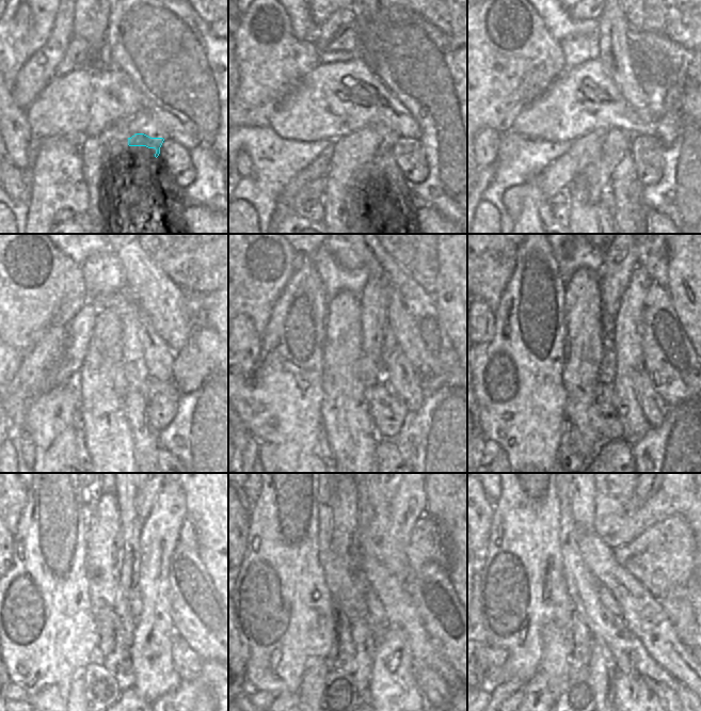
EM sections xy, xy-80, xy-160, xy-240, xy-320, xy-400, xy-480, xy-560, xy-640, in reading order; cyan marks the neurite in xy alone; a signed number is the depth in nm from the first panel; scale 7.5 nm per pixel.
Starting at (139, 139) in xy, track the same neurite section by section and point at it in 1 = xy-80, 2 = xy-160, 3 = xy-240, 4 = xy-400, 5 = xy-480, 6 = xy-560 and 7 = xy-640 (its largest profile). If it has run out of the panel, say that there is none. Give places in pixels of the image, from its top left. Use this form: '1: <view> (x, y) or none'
1: xy-80 (379, 143)
2: xy-160 (616, 187)
3: xy-240 (146, 443)
4: xy-400 (621, 257)
5: xy-480 (145, 495)
6: xy-560 (388, 494)
7: none

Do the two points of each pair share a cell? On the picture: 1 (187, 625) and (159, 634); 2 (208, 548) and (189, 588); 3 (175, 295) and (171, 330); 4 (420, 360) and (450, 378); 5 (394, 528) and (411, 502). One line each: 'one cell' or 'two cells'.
1: two cells
2: two cells
3: one cell
4: two cells
5: one cell

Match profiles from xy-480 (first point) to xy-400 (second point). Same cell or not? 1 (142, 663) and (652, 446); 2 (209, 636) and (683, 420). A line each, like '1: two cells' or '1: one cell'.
1: two cells
2: two cells

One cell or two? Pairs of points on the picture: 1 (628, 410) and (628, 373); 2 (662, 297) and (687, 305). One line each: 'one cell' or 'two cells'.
1: one cell
2: two cells

